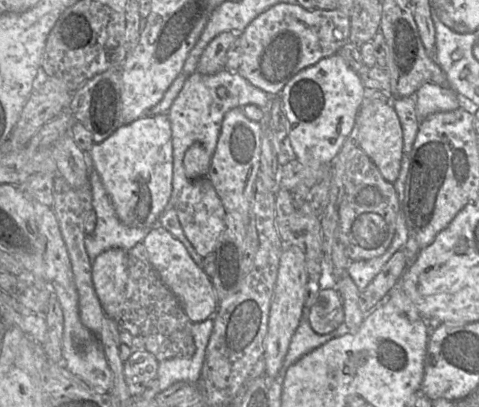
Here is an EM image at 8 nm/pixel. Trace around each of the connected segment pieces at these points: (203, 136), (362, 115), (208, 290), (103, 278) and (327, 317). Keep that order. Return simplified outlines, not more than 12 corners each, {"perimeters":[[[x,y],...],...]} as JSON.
{"perimeters":[[[238,72],[190,75],[168,116],[174,208],[184,156],[201,143],[213,156],[224,115],[273,100]],[[364,99],[359,147],[394,184],[403,131],[390,102]],[[159,225],[143,240],[149,262],[190,321],[211,318],[211,278]],[[111,248],[92,263],[104,312],[122,310],[128,251]],[[321,288],[310,308],[314,332],[325,335],[344,321],[342,299]]]}

